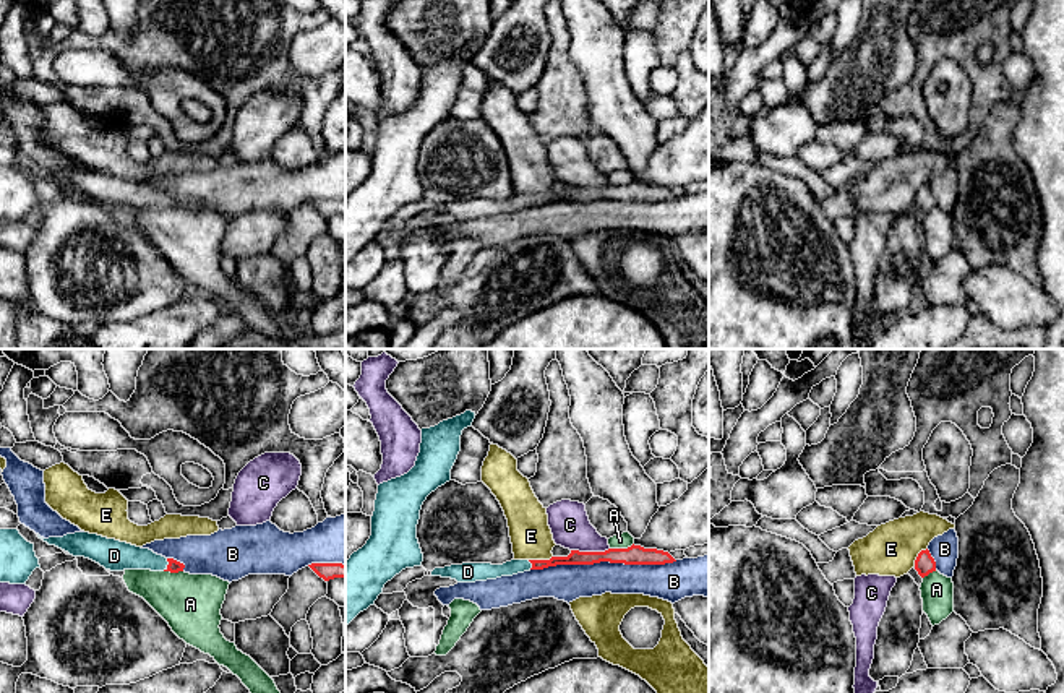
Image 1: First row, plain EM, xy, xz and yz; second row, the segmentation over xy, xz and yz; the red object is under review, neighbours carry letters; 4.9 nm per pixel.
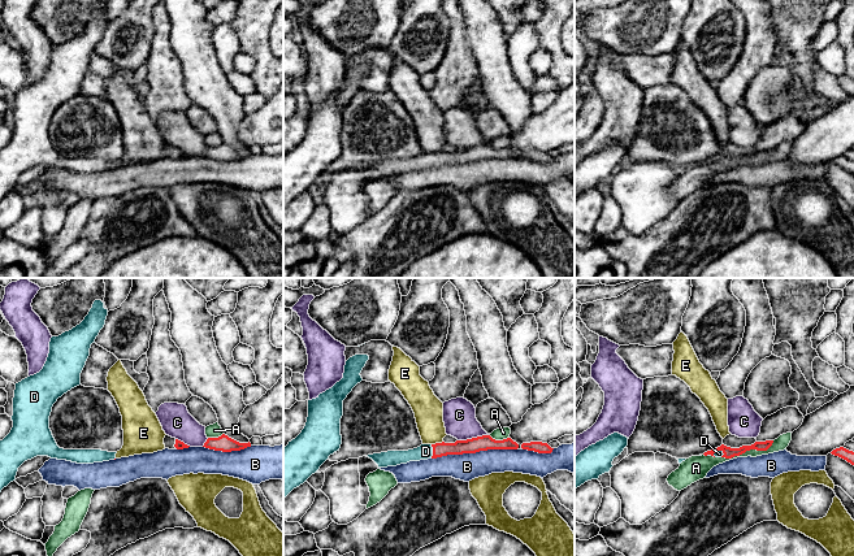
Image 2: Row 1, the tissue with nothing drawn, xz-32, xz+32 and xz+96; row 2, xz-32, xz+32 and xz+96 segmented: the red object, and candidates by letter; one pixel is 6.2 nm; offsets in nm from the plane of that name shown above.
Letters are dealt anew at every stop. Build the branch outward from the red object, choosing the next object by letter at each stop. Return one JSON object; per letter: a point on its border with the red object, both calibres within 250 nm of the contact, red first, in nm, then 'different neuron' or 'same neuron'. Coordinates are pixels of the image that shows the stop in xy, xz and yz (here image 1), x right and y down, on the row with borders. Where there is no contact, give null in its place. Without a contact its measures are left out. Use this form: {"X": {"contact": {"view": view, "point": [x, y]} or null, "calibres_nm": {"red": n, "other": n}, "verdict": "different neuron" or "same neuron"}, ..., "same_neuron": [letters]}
{"A": {"contact": {"view": "xz", "point": [622, 549]}, "calibres_nm": {"red": 100, "other": 80}, "verdict": "different neuron"}, "B": {"contact": {"view": "xz", "point": [604, 560]}, "calibres_nm": {"red": 100, "other": 180}, "verdict": "different neuron"}, "C": {"contact": {"view": "xz", "point": [589, 552]}, "calibres_nm": {"red": 100, "other": 200}, "verdict": "different neuron"}, "D": {"contact": {"view": "xy", "point": [167, 565]}, "calibres_nm": {"red": 60, "other": 140}, "verdict": "same neuron"}, "E": {"contact": {"view": "xz", "point": [540, 560]}, "calibres_nm": {"red": 70, "other": 200}, "verdict": "different neuron"}, "same_neuron": ["D"]}

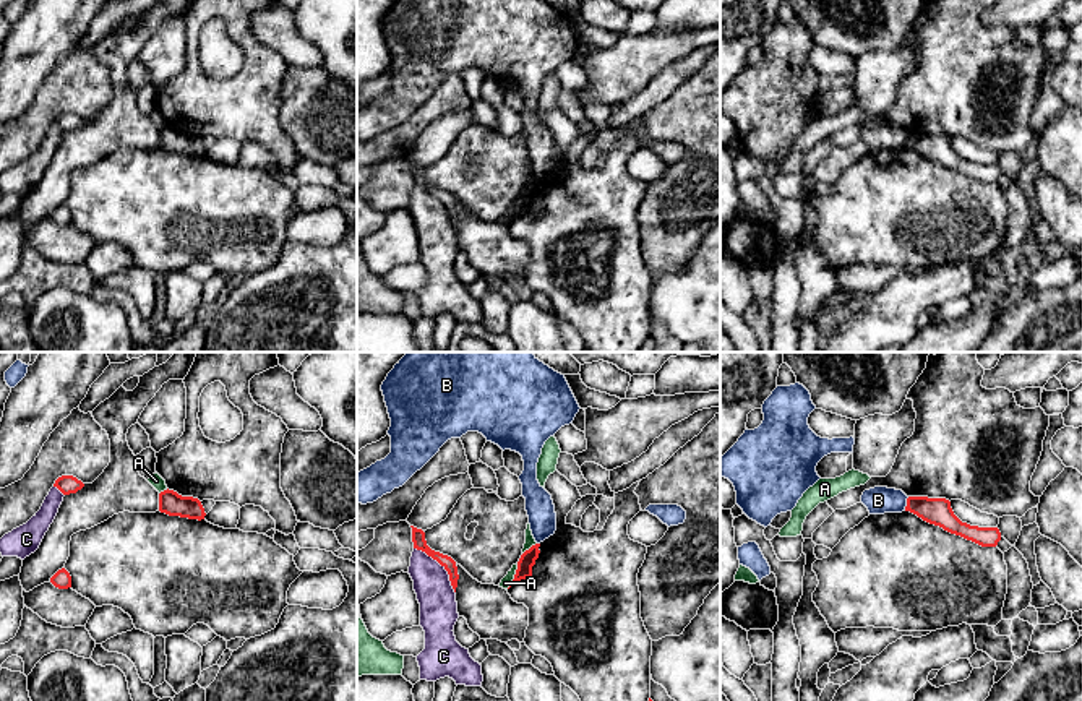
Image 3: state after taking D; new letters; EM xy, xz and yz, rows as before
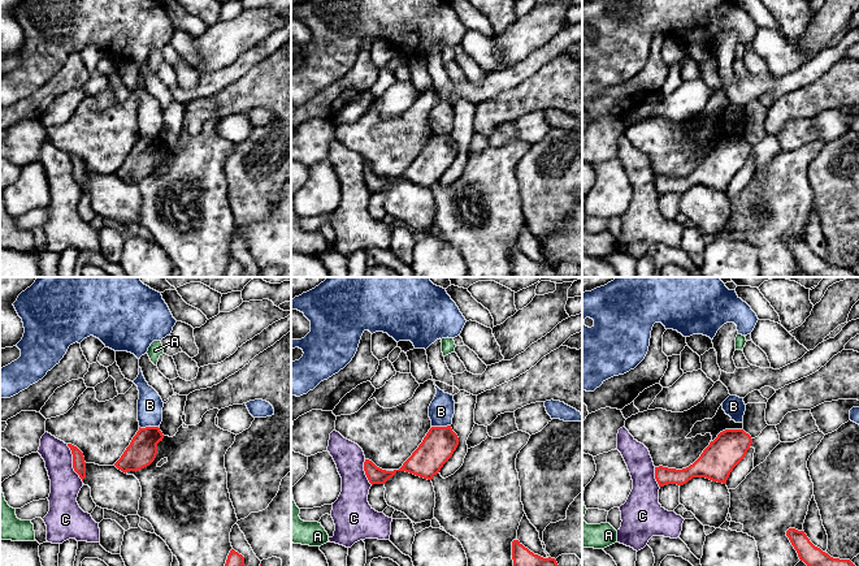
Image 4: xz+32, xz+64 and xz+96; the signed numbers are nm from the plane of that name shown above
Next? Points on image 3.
{"A": {"contact": {"view": "xz", "point": [515, 576]}, "calibres_nm": {"red": 80, "other": 50}, "verdict": "different neuron"}, "B": {"contact": {"view": "yz", "point": [907, 503]}, "calibres_nm": {"red": 140, "other": 140}, "verdict": "different neuron"}, "C": {"contact": {"view": "xz", "point": [442, 565]}, "calibres_nm": {"red": 70, "other": 190}, "verdict": "different neuron"}, "same_neuron": []}

